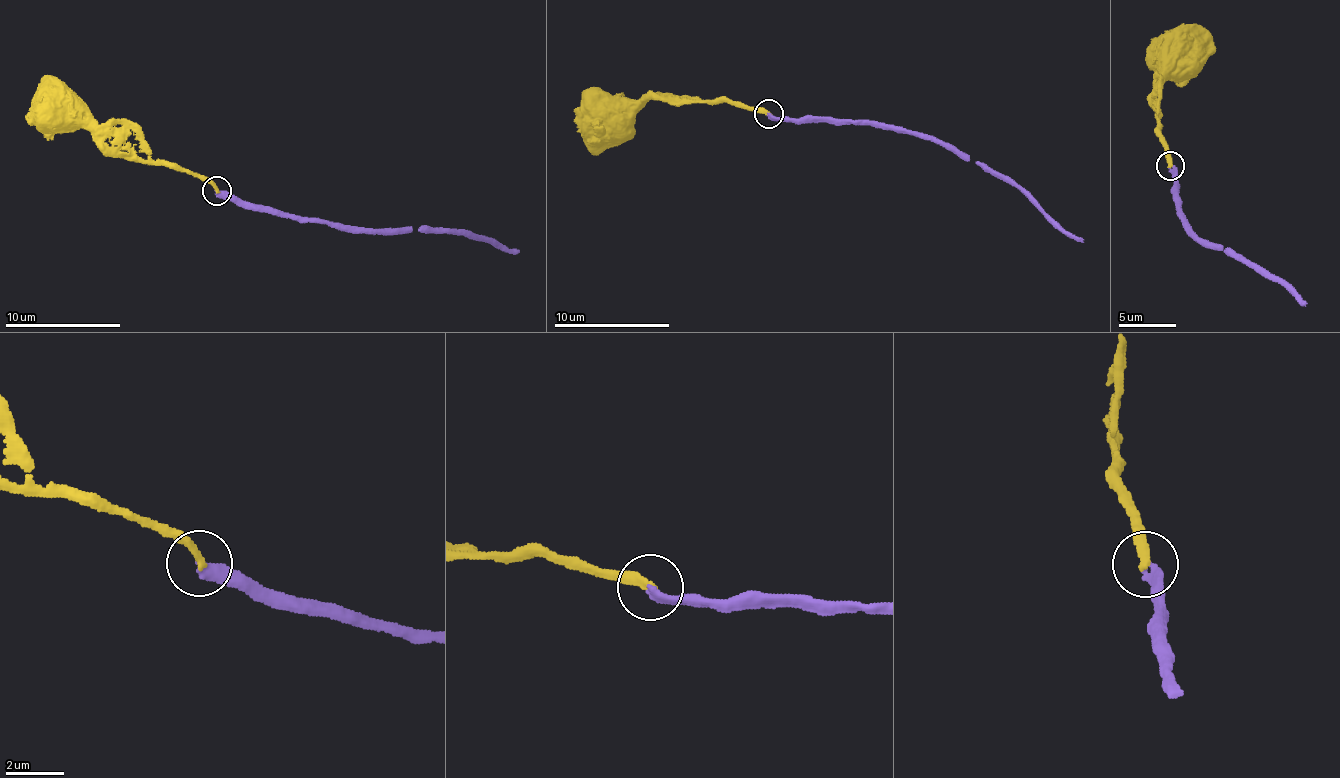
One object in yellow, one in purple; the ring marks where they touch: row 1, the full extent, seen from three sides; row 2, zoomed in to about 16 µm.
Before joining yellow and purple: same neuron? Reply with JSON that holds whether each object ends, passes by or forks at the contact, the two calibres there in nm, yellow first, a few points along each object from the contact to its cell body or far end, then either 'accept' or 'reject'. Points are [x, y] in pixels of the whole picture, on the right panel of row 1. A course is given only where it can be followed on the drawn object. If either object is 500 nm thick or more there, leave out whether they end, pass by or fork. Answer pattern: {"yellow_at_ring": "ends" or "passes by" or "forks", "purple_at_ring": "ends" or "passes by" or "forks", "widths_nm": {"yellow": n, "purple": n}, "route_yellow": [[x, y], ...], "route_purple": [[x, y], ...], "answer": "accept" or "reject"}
{"yellow_at_ring": "ends", "purple_at_ring": "ends", "widths_nm": {"yellow": 280, "purple": 320}, "route_yellow": [[1169, 166], [1168, 149], [1159, 138], [1154, 94], [1167, 77], [1171, 64]], "route_purple": [[1169, 166], [1182, 217], [1203, 243], [1259, 265], [1296, 300], [1306, 303]], "answer": "reject"}

